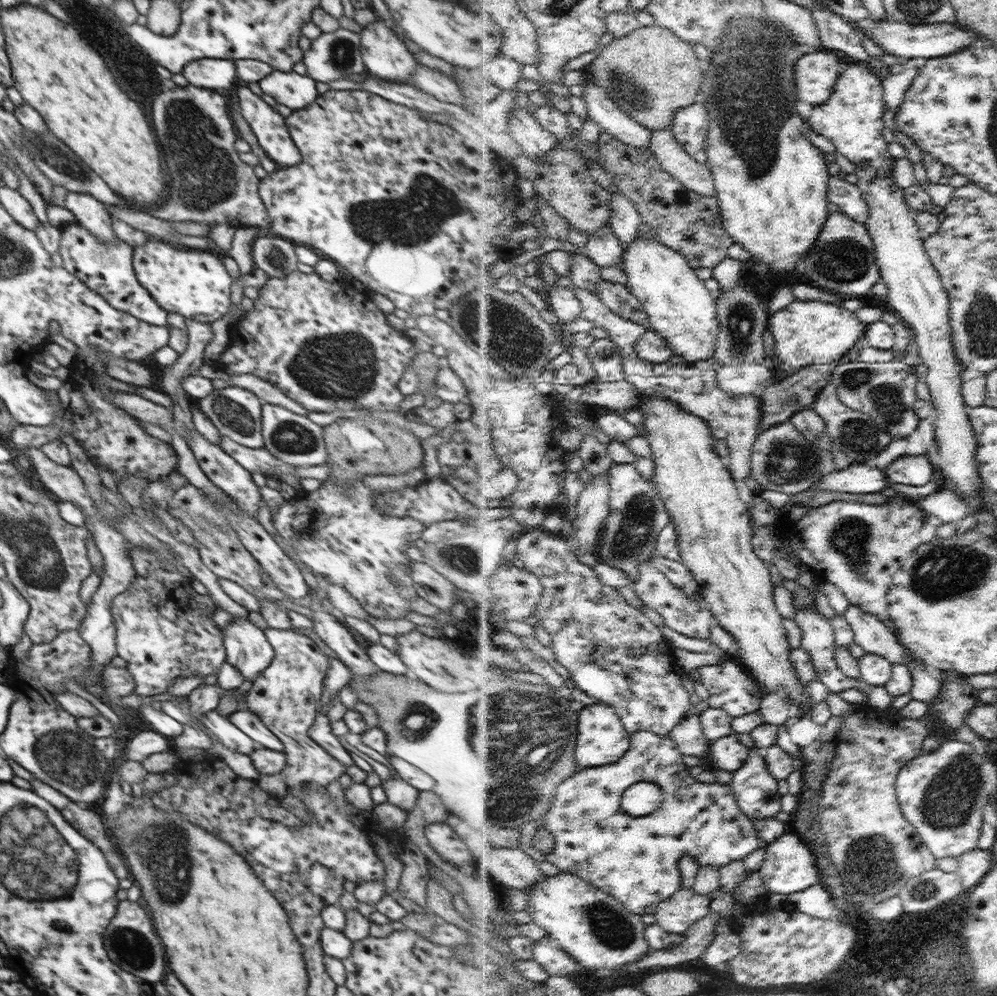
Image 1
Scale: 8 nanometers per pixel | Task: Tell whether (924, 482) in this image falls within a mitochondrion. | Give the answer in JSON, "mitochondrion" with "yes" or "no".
{"mitochondrion":"no"}

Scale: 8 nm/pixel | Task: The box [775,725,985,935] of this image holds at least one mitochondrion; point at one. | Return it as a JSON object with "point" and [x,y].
{"point":[871,860]}

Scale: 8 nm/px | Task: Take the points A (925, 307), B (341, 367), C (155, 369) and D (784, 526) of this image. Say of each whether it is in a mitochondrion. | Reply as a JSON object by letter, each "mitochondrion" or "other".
{"A":"other","B":"mitochondrion","C":"other","D":"other"}

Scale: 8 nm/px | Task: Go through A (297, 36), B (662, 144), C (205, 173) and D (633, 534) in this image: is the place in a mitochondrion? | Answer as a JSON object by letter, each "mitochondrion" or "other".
{"A":"other","B":"other","C":"mitochondrion","D":"mitochondrion"}

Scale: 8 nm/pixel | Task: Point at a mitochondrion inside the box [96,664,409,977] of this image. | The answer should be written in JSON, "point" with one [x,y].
{"point":[163,845]}

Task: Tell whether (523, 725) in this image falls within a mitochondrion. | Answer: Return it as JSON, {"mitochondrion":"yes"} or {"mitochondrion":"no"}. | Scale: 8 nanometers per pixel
{"mitochondrion":"yes"}

